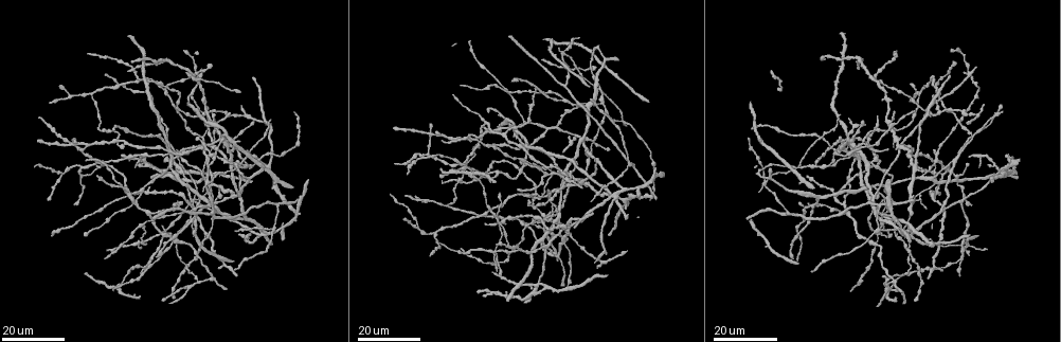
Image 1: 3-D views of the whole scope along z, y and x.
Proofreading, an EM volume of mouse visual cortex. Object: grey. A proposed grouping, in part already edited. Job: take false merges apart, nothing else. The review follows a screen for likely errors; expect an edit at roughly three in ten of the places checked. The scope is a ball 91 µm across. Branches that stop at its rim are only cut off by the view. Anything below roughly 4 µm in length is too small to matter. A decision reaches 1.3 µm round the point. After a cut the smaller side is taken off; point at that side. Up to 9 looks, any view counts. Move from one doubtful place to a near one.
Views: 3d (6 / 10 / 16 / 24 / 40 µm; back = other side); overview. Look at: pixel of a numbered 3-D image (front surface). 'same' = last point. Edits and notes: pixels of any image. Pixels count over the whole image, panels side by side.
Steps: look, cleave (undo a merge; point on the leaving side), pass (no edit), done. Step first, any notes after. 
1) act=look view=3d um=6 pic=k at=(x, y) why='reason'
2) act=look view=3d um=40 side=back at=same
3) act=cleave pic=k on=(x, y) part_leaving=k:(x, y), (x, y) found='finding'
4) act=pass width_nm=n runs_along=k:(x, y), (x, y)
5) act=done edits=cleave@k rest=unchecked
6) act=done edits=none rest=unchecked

act=look view=3d um=24 pic=1 at=(166, 150) why='a fork'

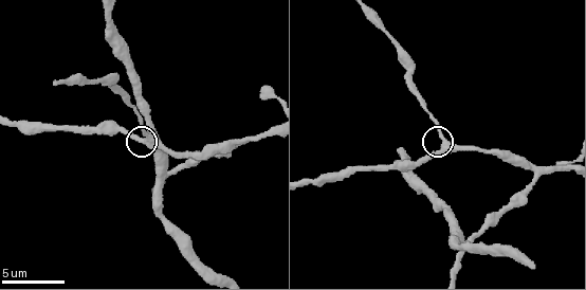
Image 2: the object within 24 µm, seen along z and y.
act=look view=3d um=6 pic=2 at=(441, 148)

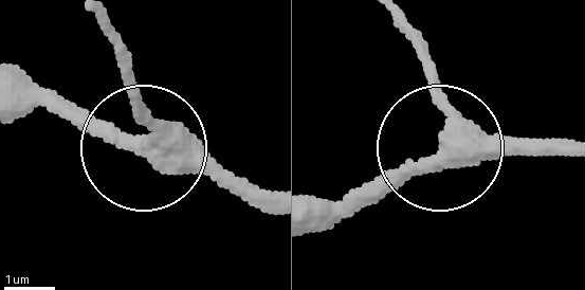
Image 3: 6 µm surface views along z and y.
act=pass runs_along=3:(267, 195), (229, 191), (144, 149), (127, 48) found='all the same neuron'

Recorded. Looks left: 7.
act=look view=3d um=16 pic=1 at=(116, 145) why='a narrow waist'

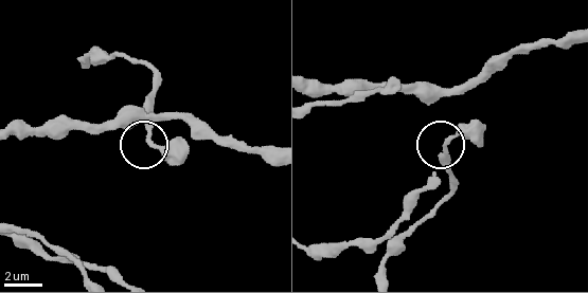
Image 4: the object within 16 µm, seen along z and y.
act=look view=3d um=10 pic=4 at=(150, 143)

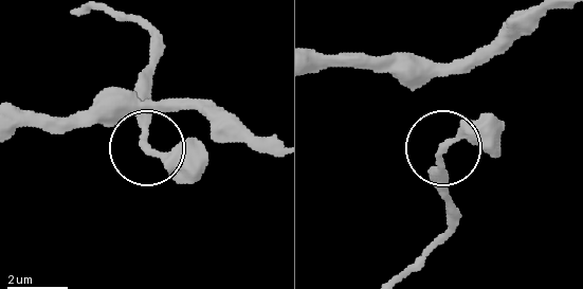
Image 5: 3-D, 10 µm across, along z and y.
act=pass runs_along=5:(399, 278), (442, 233), (447, 149), (483, 140), (503, 122) found='all the same neuron'

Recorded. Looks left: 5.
act=look view=3d um=24 pic=1 at=(559, 208)

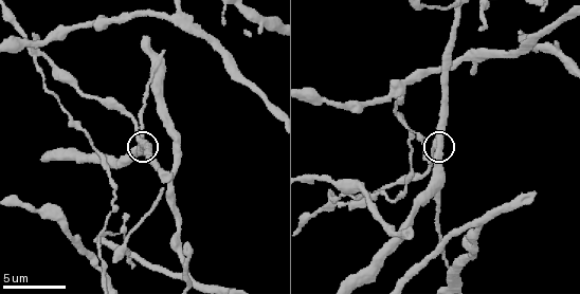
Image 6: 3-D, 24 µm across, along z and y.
act=look view=3d um=6 pic=6 at=(138, 138)

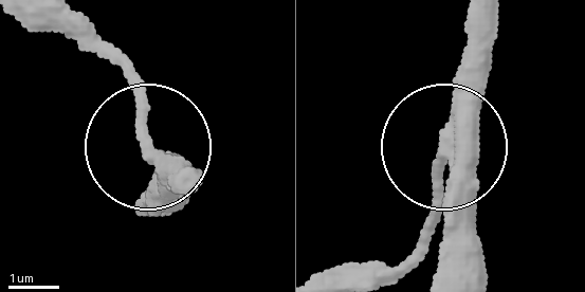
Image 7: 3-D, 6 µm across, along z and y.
act=look view=3d um=6 side=back pic=7 at=(444, 152) why='other side'

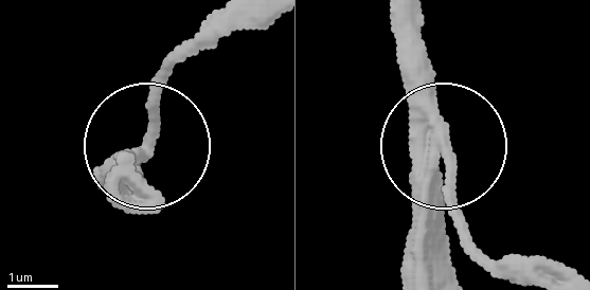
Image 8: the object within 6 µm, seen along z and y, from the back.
act=pass runs_along=8:(123, 151), (144, 140), (148, 89), (170, 55) found='continuous, no second neuron'

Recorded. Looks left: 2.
act=look view=3d um=24 pic=1 at=(880, 193) why='three arms meet'

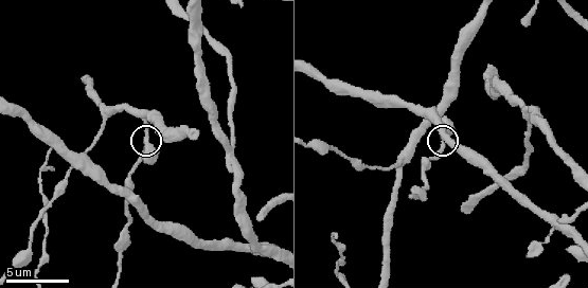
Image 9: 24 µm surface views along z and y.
act=look view=3d um=6 pic=9 at=(441, 142)

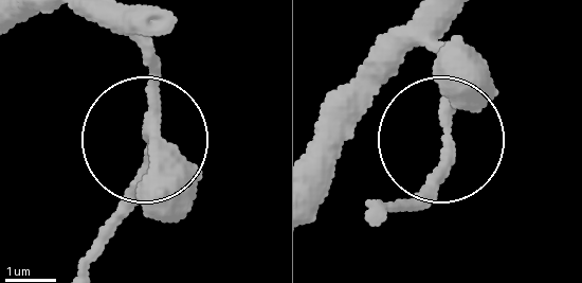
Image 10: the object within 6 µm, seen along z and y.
act=pass found='continuous, no second neuron'

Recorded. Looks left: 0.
act=done edits=none rest=unchecked

